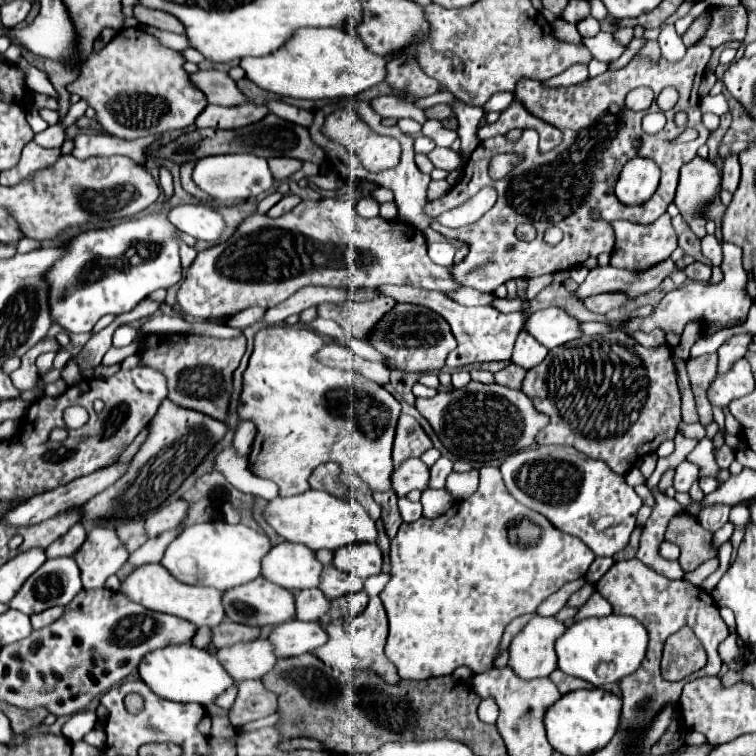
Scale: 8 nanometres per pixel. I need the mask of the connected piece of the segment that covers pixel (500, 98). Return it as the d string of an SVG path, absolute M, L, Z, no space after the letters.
M499 92L499 94L495 94L493 98L489 98L487 100L487 104L483 106L483 110L485 112L501 112L501 110L505 110L511 102L513 102L513 94L509 94L509 92Z

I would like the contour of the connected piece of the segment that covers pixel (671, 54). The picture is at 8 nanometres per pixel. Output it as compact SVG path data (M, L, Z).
M665 24L659 38L657 38L659 46L661 46L661 54L667 58L667 60L679 60L683 58L685 54L685 46L681 42L681 36L675 32L675 26L673 24Z

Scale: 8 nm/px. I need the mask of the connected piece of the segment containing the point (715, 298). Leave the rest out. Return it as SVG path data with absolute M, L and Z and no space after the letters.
M721 242L723 246L723 282L709 286L703 282L691 282L687 286L681 286L677 290L671 290L663 296L663 300L655 306L653 314L647 318L635 318L635 320L627 320L627 328L629 330L653 330L655 326L659 326L661 330L677 330L683 332L685 324L691 318L701 320L703 324L727 324L735 318L747 318L749 308L753 304L753 300L749 300L749 296L745 296L745 270L743 270L743 252L737 244L729 244L729 242Z

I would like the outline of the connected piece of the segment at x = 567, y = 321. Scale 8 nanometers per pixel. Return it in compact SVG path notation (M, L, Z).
M545 308L531 314L525 322L525 330L549 350L581 336L579 322L559 308Z

